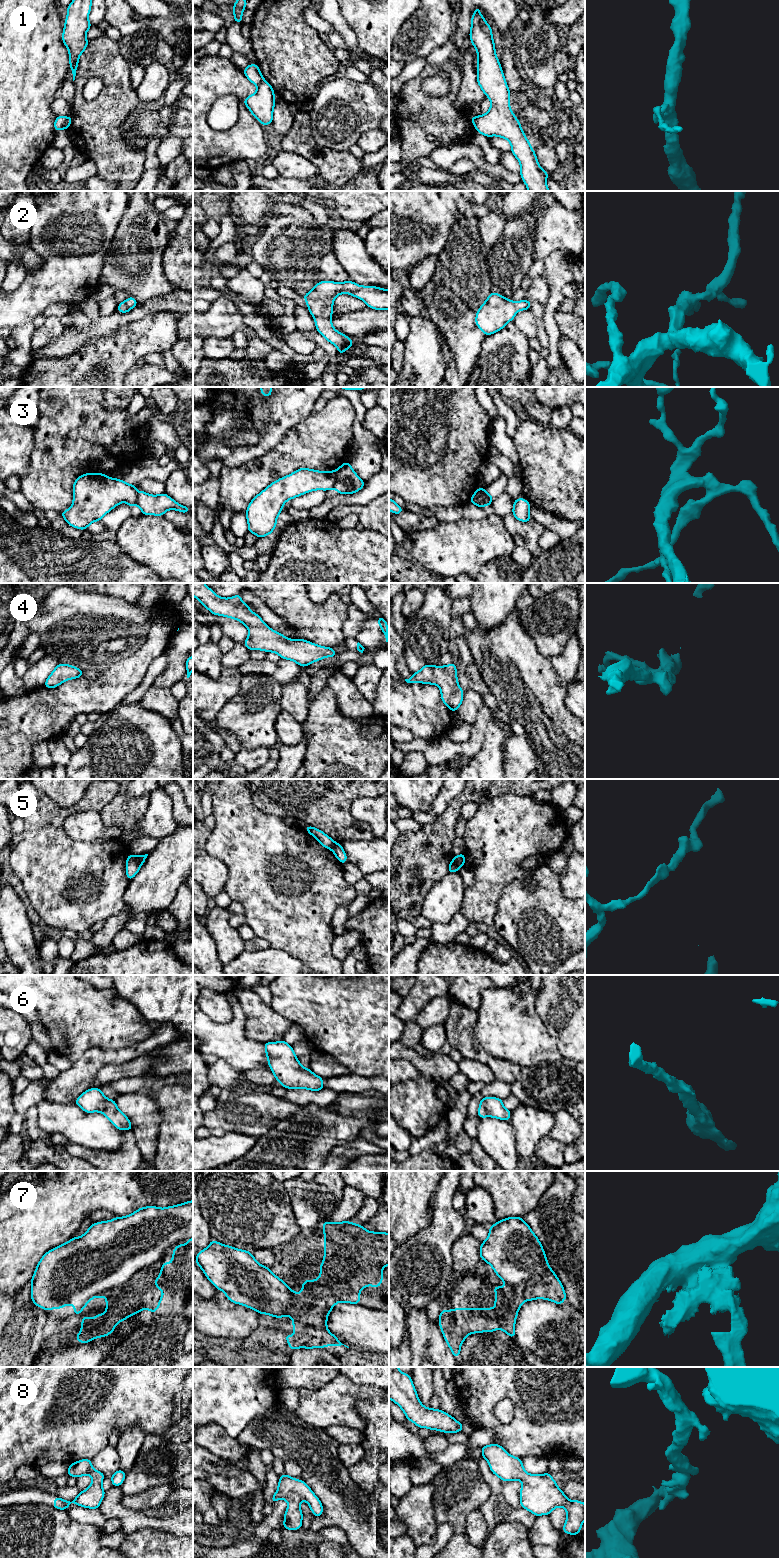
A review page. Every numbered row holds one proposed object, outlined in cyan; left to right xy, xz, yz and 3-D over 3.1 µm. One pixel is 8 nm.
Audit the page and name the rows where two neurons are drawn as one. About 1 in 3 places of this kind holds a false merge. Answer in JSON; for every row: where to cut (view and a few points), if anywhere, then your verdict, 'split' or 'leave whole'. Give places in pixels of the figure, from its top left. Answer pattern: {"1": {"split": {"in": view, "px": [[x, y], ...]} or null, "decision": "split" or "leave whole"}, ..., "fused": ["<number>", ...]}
{"1": {"split": {"in": "xy", "px": [[67, 117], [63, 128]]}, "decision": "split"}, "2": {"split": null, "decision": "leave whole"}, "3": {"split": {"in": "yz", "px": [[473, 494], [473, 497], [478, 502], [481, 504], [485, 503]]}, "decision": "split"}, "4": {"split": null, "decision": "leave whole"}, "5": {"split": {"in": "xy", "px": [[136, 857], [140, 865]]}, "decision": "split"}, "6": {"split": null, "decision": "leave whole"}, "7": {"split": {"in": "xy", "px": [[150, 1283], [137, 1291], [120, 1293], [115, 1297], [106, 1298]]}, "decision": "split"}, "8": {"split": null, "decision": "leave whole"}, "fused": ["1", "3", "5", "7"]}

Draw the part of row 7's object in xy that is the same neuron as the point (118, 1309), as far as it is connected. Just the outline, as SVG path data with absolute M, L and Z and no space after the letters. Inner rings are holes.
M148 1284L138 1292L120 1294L116 1298L106 1298L106 1312L94 1318L83 1316L81 1332L76 1334L78 1343L89 1343L98 1337L106 1337L115 1326L141 1310L150 1310L156 1315L164 1291L157 1284Z

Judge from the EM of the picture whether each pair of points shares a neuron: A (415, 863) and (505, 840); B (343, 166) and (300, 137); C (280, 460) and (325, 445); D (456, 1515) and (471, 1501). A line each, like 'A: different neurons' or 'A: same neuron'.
A: different neurons
B: same neuron
C: same neuron
D: same neuron

